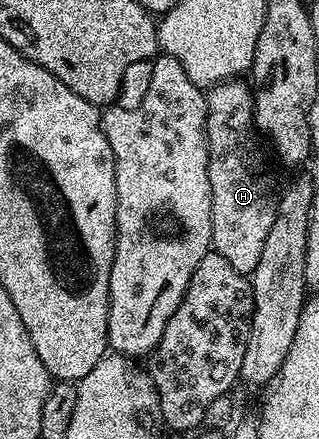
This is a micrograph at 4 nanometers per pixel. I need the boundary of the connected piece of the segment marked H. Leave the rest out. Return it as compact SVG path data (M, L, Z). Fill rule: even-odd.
M229 79L207 92L208 172L212 190L212 246L238 273L251 276L262 258L270 225L274 225L278 187L272 184L264 151L254 126L254 96L247 82Z

